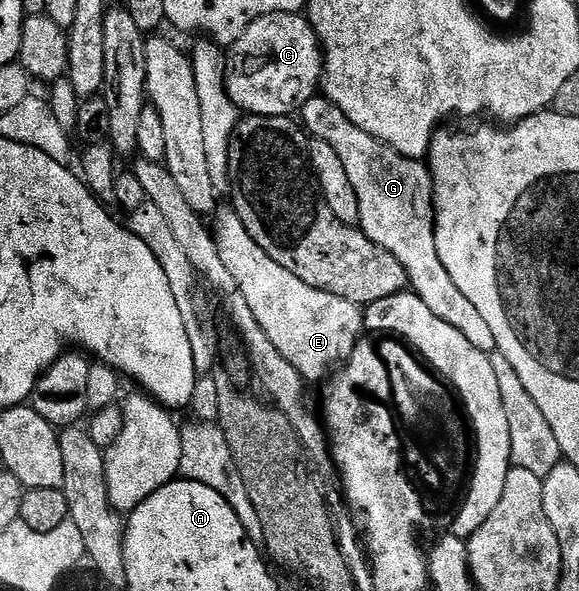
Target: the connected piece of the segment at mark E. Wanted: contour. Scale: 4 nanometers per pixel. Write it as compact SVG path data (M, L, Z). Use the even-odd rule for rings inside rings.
M233 208L225 209L213 215L214 226L212 222L212 237L220 260L224 260L224 268L232 272L238 291L248 300L248 308L261 317L264 333L276 344L276 352L310 384L320 381L333 366L349 363L354 349L360 345L358 337L364 334L363 307L352 300L320 292L292 276L288 268L280 268L280 264L248 236L248 228L244 228L238 213Z

